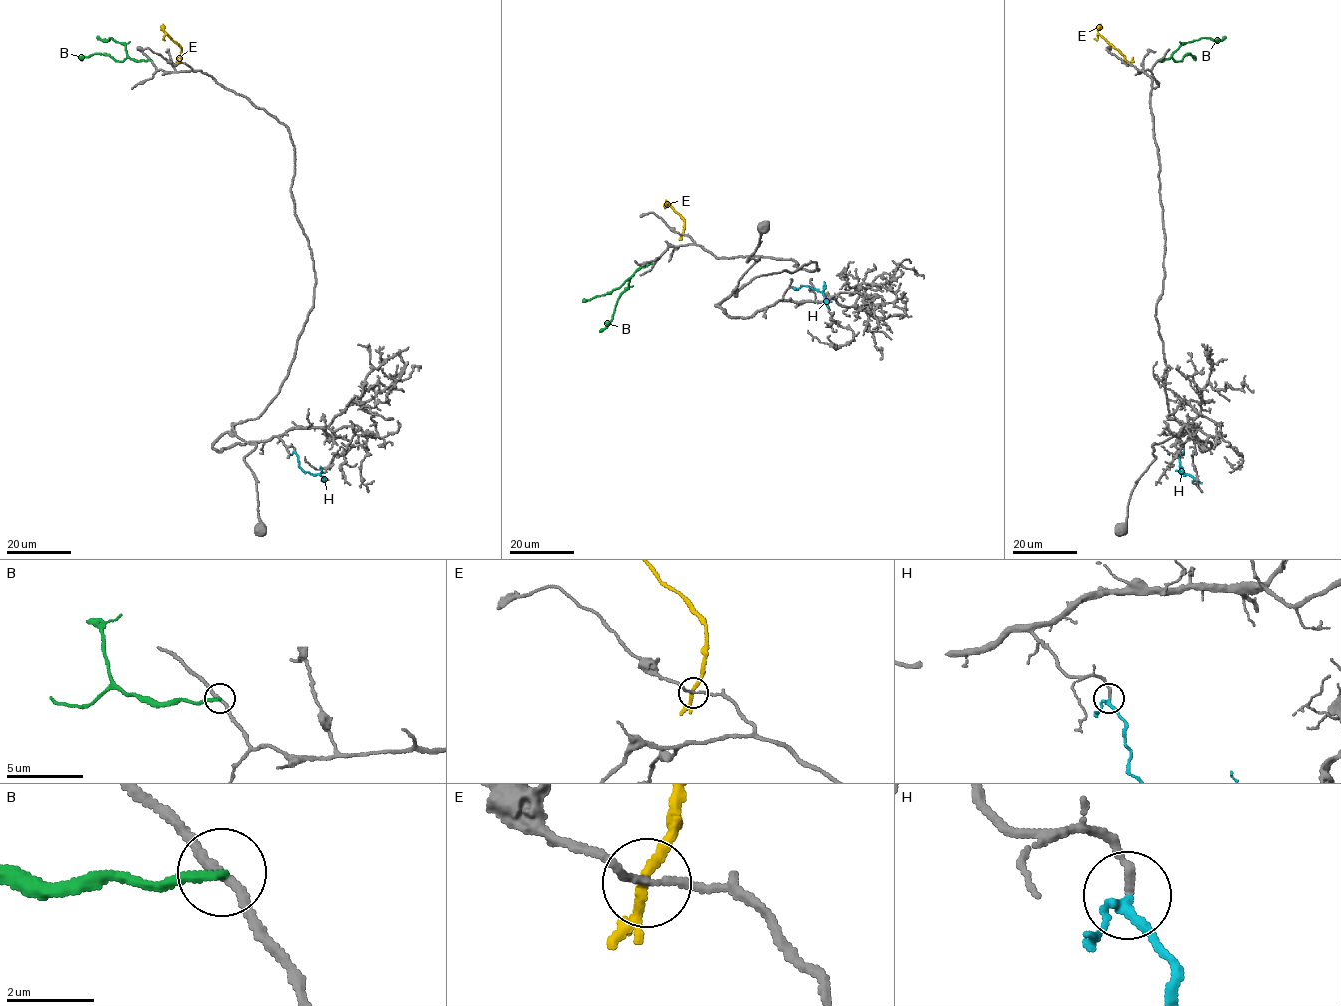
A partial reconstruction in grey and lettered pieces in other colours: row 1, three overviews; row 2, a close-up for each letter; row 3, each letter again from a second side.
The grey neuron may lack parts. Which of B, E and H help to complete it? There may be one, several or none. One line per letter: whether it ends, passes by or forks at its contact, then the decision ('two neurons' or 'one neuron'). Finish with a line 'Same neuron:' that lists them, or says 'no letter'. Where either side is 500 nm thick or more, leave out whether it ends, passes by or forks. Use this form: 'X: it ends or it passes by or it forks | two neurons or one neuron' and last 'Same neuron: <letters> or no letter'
B: it ends | two neurons
E: it passes by | two neurons
H: it passes by | one neuron
Same neuron: H

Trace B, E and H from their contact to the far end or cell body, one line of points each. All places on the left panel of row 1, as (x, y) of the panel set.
B: (150, 59), (131, 59), (126, 46), (112, 37), (96, 37)
E: (178, 63), (181, 47), (164, 30), (162, 24)
H: (294, 451), (299, 466), (304, 471), (319, 474), (326, 483)

